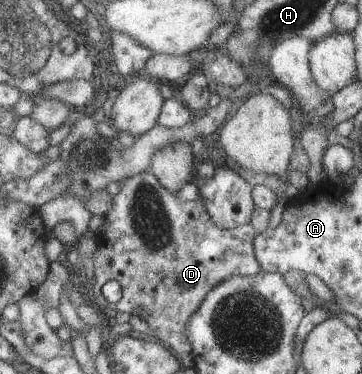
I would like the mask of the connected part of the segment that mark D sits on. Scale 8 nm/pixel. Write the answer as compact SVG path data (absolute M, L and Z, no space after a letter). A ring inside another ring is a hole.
M151 171L141 172L135 176L129 176L125 180L121 180L119 183L120 191L113 198L113 208L111 208L111 214L107 214L107 226L103 232L99 232L95 237L97 238L97 244L99 244L99 250L95 254L94 260L94 278L95 284L91 287L93 292L93 299L97 303L97 306L101 306L103 311L114 316L116 313L126 313L131 315L136 315L140 319L143 319L149 327L148 333L154 337L163 341L163 344L167 344L171 350L174 350L176 355L186 356L190 353L190 340L187 337L187 323L190 322L190 319L194 316L194 313L202 305L206 296L214 289L215 284L222 283L223 280L227 279L227 276L233 276L233 274L239 274L240 276L248 275L253 276L259 272L260 267L257 264L257 260L254 256L254 249L252 246L252 241L255 236L251 224L246 223L245 225L236 226L233 229L225 229L217 224L214 224L214 221L211 219L209 213L206 212L206 209L203 207L203 204L200 201L181 201L178 200L173 194L169 193L163 184L159 181L159 178L155 176ZM110 280L115 280L122 288L122 297L118 303L109 303L107 298L103 296L101 288L103 284L109 282Z

